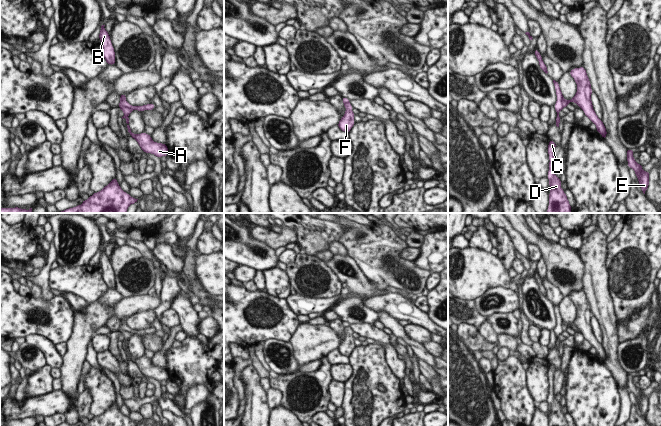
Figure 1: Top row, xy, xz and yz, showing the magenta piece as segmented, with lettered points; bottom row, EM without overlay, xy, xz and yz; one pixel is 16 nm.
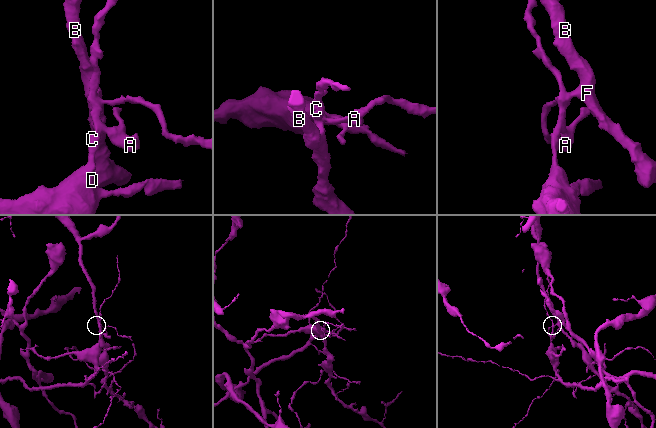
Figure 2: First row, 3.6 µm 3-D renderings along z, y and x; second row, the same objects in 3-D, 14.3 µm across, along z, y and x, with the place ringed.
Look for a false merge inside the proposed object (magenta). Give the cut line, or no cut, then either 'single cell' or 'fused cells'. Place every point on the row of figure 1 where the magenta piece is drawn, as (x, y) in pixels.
cut xy (119, 103), (132, 110); fused cells

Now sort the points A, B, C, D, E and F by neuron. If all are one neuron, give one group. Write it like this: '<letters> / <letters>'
A C D / B E F

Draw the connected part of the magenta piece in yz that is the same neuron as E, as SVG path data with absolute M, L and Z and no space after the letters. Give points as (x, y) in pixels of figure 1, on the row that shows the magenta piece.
M627 149L627 162L628 162L628 167L633 168L634 172L637 176L637 179L639 181L639 185L641 187L642 192L645 194L647 191L647 188L649 186L649 173L647 171L644 171L642 169L642 165L638 164L634 157L633 157L634 151Z

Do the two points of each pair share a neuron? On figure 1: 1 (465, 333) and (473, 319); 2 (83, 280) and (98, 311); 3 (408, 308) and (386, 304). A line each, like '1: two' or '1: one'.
1: two
2: two
3: one

